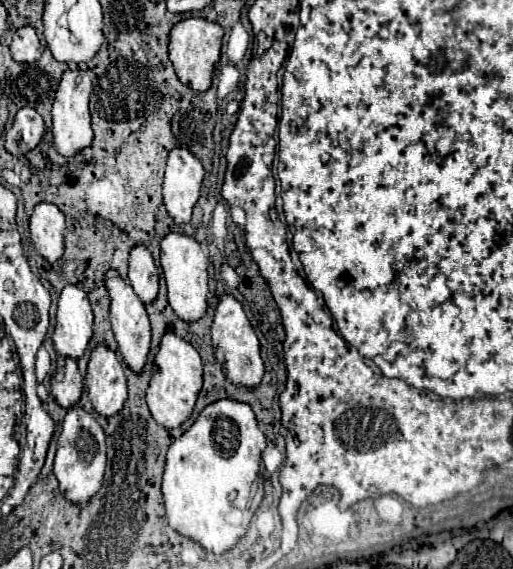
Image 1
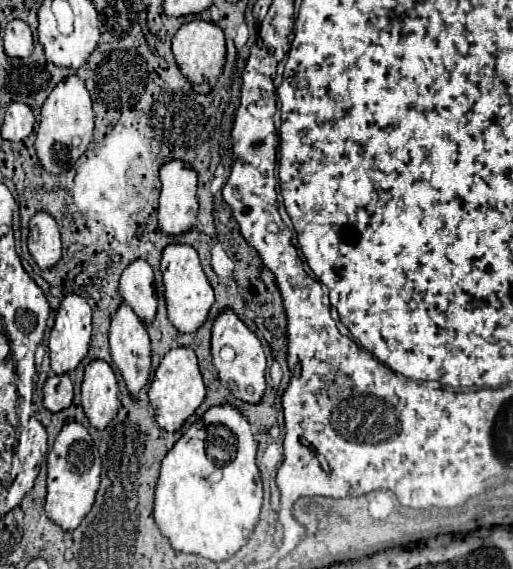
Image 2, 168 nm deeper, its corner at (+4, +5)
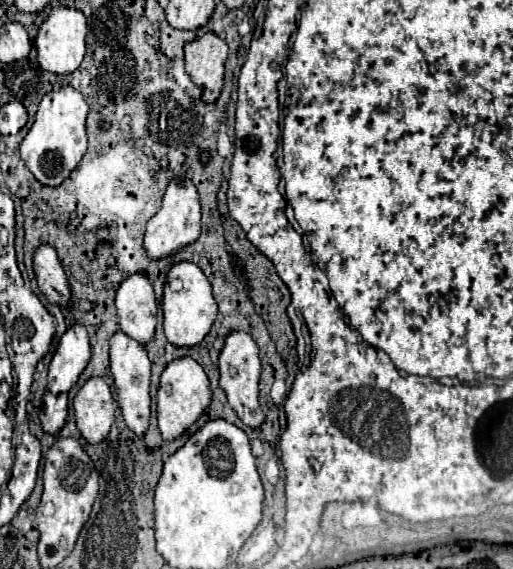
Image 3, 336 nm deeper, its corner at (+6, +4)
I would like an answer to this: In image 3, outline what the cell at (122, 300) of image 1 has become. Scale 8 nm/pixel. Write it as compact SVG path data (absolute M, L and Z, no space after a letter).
M116 332L110 338L110 370L118 392L118 406L122 410L126 426L136 436L144 436L148 432L150 420L150 360L144 346L128 338L124 332Z

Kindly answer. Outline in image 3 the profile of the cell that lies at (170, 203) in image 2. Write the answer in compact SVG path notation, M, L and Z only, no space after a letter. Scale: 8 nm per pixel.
M172 180L166 188L162 208L148 220L144 232L144 250L148 258L160 260L180 252L184 246L196 242L200 236L200 200L190 180Z

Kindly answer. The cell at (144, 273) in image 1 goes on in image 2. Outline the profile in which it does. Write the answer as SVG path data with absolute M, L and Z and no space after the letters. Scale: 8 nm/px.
M132 261L120 277L120 295L136 315L148 325L156 313L156 293L154 293L154 271L148 261Z

